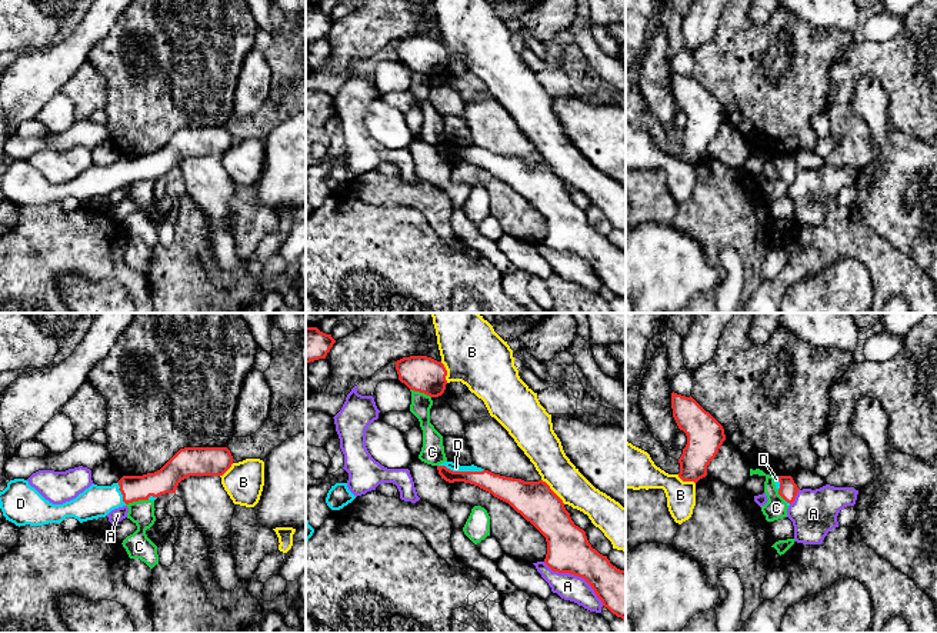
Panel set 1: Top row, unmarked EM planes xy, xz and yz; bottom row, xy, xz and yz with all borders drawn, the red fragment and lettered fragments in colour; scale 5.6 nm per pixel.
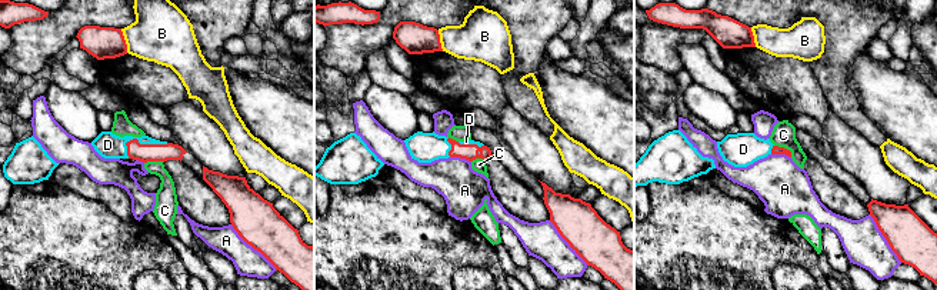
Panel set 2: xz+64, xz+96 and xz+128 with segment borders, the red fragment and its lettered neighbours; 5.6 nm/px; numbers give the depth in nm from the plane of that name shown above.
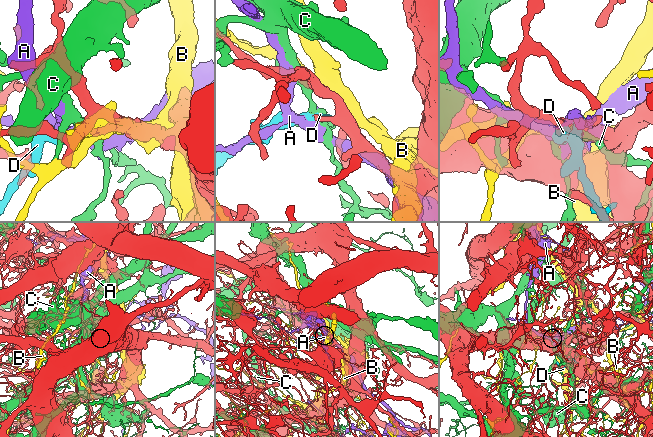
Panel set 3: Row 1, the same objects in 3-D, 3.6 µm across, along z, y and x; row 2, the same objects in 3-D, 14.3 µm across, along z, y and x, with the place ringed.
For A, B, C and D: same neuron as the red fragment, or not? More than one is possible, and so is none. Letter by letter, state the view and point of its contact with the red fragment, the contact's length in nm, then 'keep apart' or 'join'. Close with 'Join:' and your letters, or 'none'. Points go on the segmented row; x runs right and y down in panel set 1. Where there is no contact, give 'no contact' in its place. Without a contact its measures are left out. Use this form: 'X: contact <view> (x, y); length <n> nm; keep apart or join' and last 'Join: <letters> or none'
A: contact xz (576, 575); length 420 nm; keep apart
B: contact xz (553, 492); length 190 nm; keep apart
C: contact xy (136, 500); length 130 nm; keep apart
D: contact xz (462, 472); length 260 nm; join
Join: D

